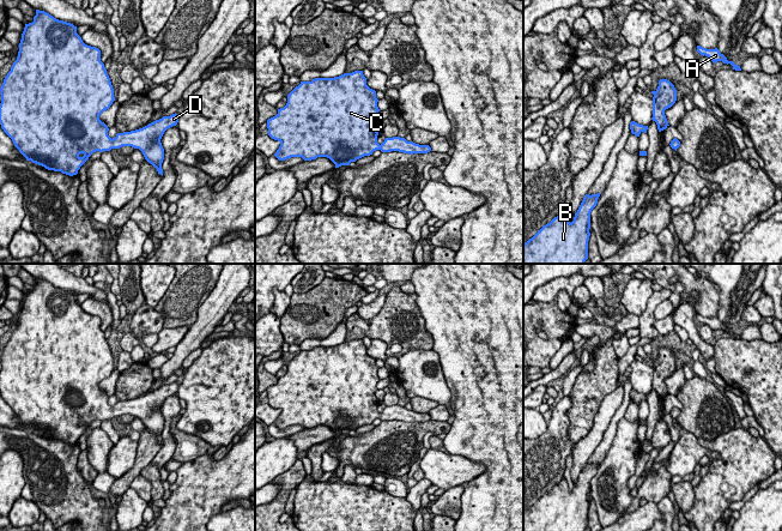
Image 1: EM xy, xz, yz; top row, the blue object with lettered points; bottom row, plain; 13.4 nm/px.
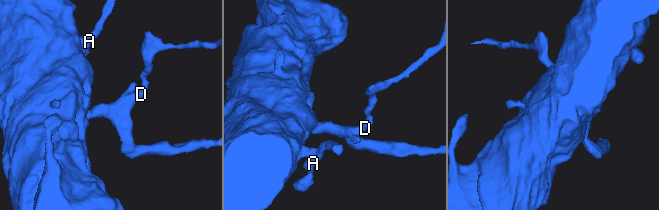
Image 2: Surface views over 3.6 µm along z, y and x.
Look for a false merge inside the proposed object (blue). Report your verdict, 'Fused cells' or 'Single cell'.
Single cell

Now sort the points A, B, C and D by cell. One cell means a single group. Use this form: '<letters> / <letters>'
A B C D

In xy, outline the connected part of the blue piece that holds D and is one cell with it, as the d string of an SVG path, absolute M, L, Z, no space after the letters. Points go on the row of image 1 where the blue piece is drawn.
M36 10L34 22L25 24L17 60L4 79L0 95L1 128L12 139L14 146L26 161L31 161L48 170L61 171L73 176L78 174L80 167L93 152L132 146L139 149L145 159L163 176L164 149L160 139L168 128L177 125L180 116L176 113L170 116L163 116L143 128L117 133L111 139L108 135L108 126L99 120L99 115L109 109L115 101L110 78L104 64L101 61L101 50L85 44L77 34L77 26L71 23L55 19L49 13Z

